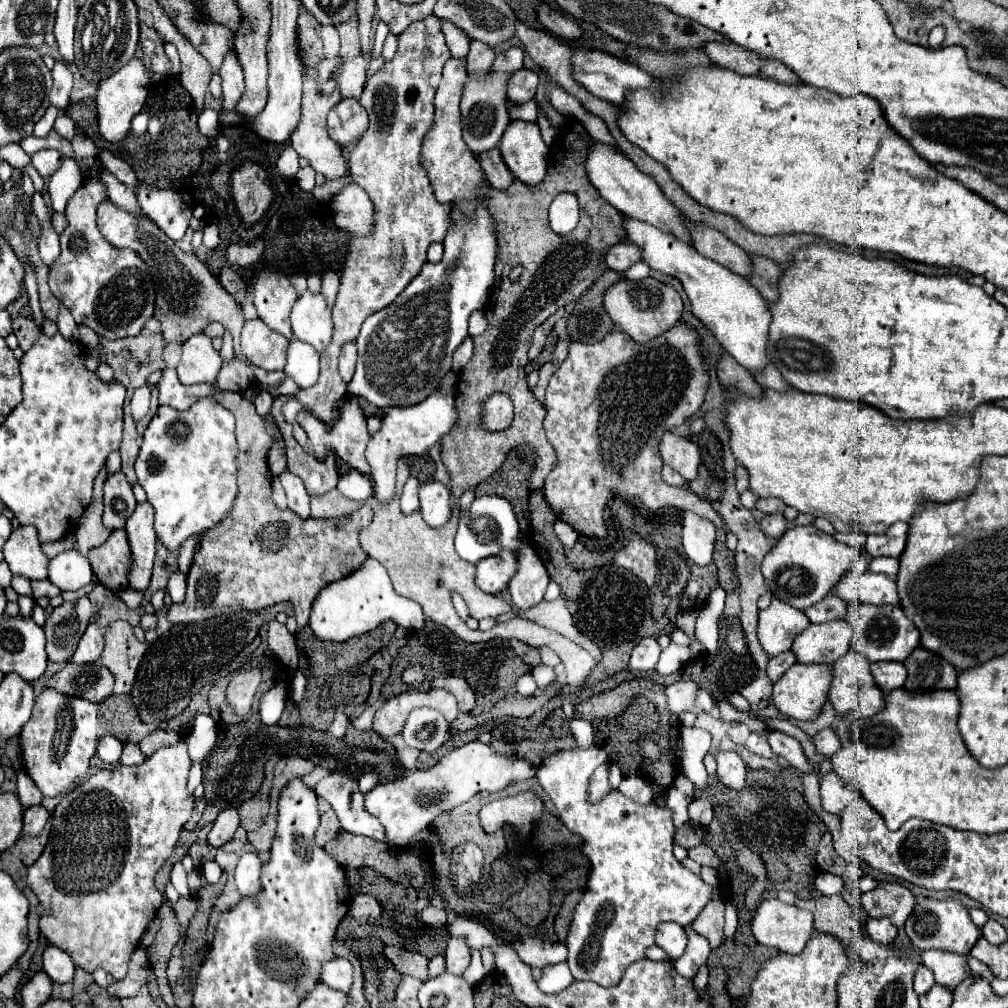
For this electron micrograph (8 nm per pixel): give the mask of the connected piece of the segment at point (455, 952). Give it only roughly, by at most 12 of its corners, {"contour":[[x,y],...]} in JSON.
{"contour":[[462,937],[448,941],[446,971],[462,975],[470,965],[470,947]]}

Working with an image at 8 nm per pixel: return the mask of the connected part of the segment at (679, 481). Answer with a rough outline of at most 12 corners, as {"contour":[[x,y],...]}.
{"contour":[[664,465],[662,477],[668,485],[682,487],[686,479]]}

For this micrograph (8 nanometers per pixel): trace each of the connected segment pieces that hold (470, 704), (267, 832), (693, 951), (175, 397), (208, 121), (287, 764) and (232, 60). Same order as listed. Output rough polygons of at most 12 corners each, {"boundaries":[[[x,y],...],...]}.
{"boundaries":[[[436,677],[432,687],[454,693],[462,713],[474,709],[474,693],[460,677]],[[268,813],[258,831],[248,833],[248,841],[258,853],[270,849],[274,829]],[[686,927],[688,947],[674,961],[680,975],[692,979],[710,955],[710,945]],[[164,369],[158,383],[160,403],[178,411],[200,397],[216,385],[182,385],[176,369]],[[212,109],[198,113],[200,133],[208,139],[218,135],[218,115]],[[298,755],[280,759],[274,771],[270,805],[278,789],[294,777],[308,775],[314,763]],[[234,53],[220,65],[222,109],[234,111],[244,75]]]}

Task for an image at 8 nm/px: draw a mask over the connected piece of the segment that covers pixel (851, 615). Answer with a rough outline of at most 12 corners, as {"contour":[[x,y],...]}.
{"contour":[[848,605],[850,649],[906,661],[920,643],[900,607]]}

